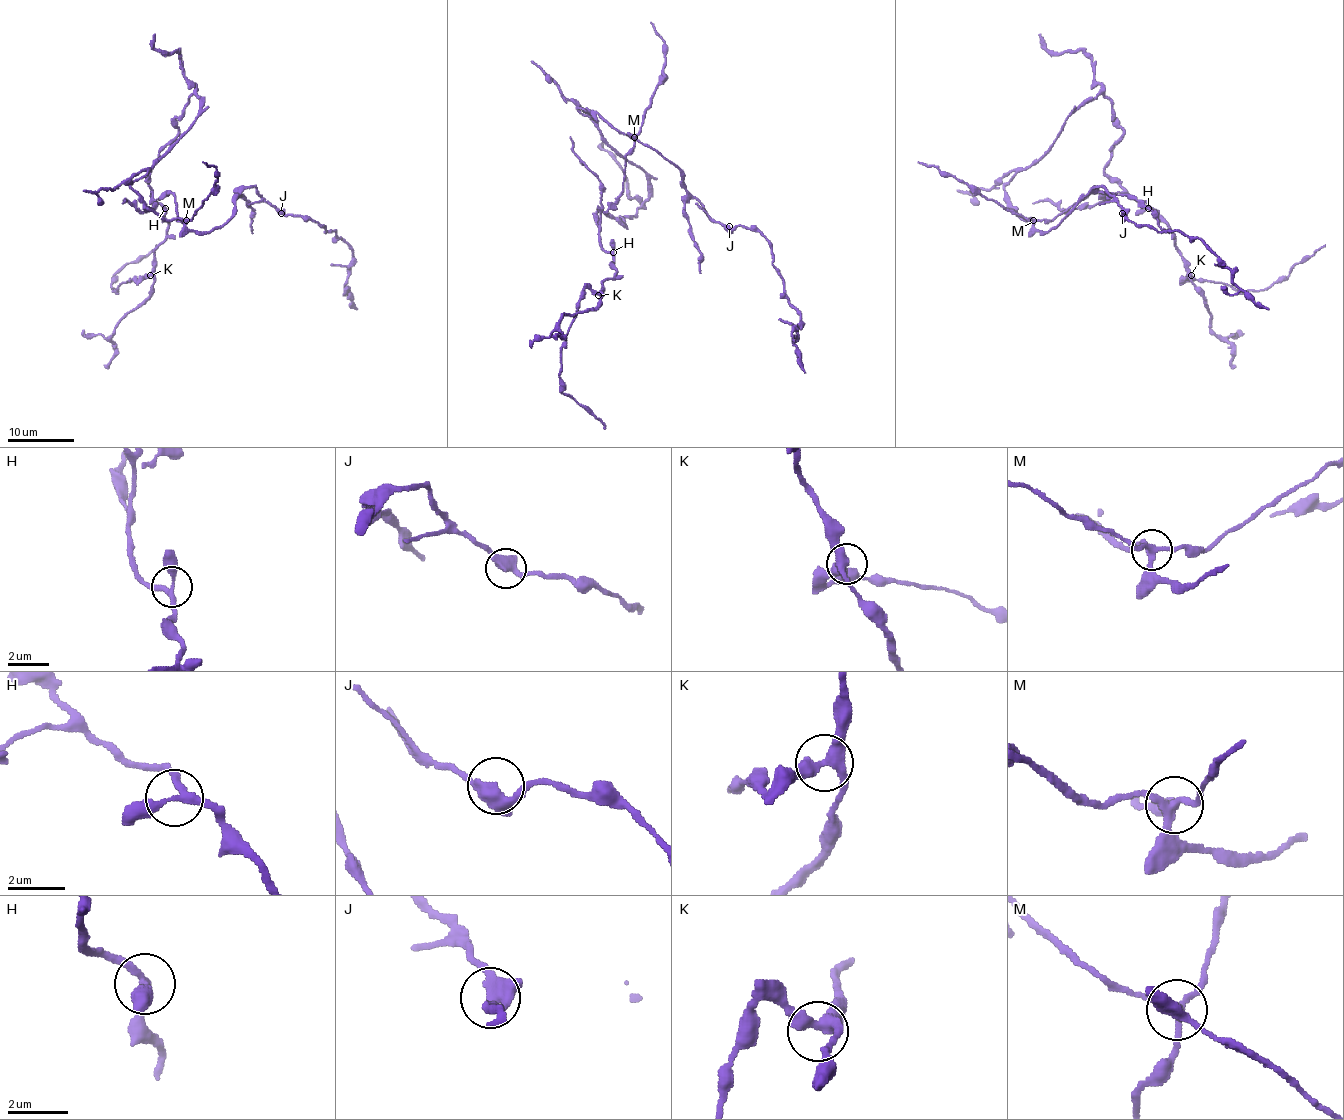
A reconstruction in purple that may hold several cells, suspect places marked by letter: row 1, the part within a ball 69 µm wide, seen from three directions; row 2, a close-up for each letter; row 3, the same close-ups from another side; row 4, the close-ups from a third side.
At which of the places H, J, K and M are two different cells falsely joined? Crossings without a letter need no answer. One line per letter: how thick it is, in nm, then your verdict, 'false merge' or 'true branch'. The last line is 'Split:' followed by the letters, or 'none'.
H: 240 nm | true branch
J: 360 nm | true branch
K: 380 nm | true branch
M: 240 nm | false merge
Split: M

